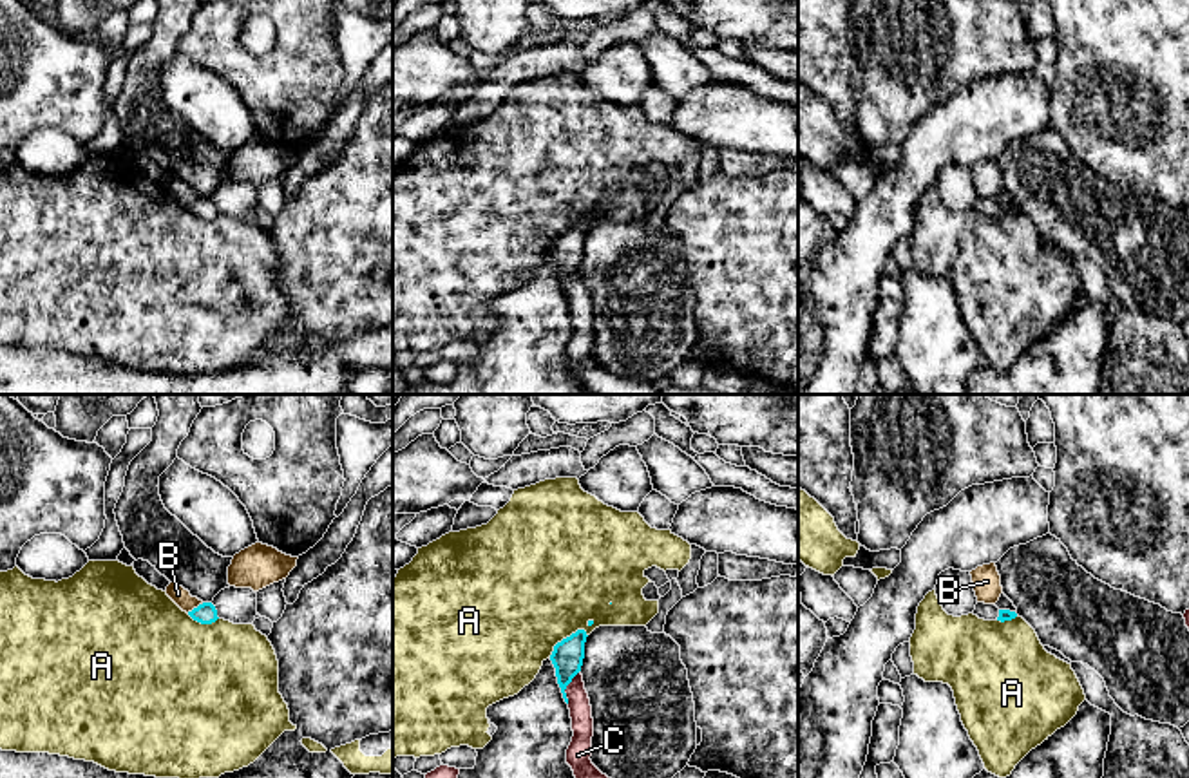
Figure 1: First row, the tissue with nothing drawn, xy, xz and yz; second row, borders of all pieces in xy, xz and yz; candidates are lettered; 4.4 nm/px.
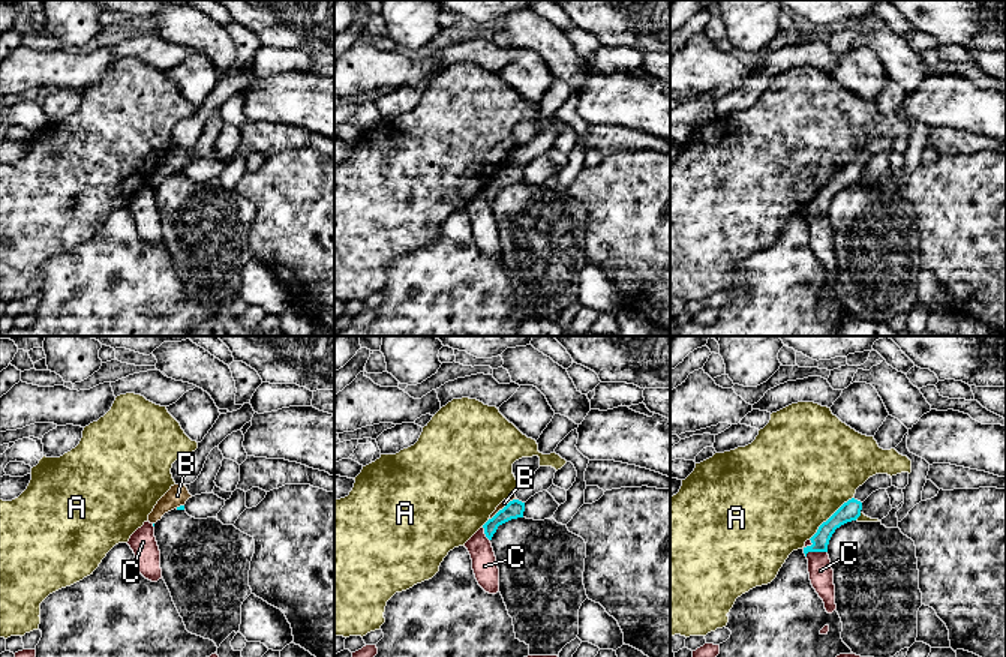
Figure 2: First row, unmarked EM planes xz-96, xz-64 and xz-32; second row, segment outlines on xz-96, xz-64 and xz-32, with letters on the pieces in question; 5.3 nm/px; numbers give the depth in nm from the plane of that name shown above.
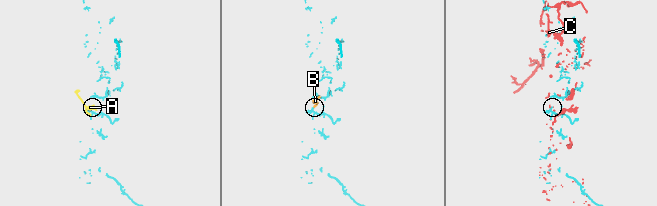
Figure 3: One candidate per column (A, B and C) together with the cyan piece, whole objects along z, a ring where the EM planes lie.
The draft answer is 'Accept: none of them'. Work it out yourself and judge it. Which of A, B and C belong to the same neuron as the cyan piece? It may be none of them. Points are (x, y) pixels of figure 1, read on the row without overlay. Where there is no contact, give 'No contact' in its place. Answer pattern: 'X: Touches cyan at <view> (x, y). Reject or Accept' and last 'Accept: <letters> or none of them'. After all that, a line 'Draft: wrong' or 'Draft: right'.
A: Touches cyan at xz (567, 232). Reject
B: Touches cyan at xy (194, 203). Reject
C: Touches cyan at xz (567, 279). Reject
Accept: none of them
Draft: right

